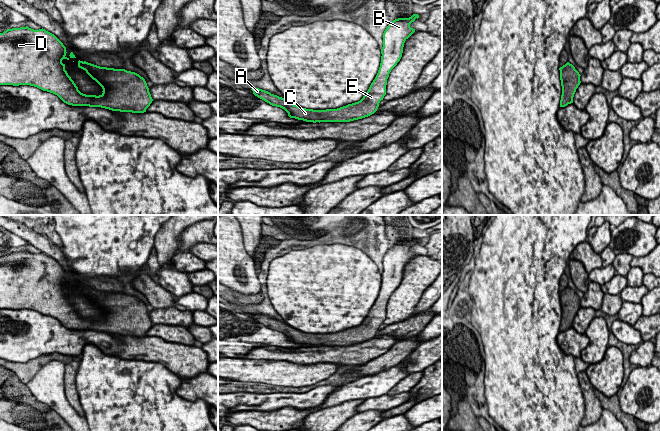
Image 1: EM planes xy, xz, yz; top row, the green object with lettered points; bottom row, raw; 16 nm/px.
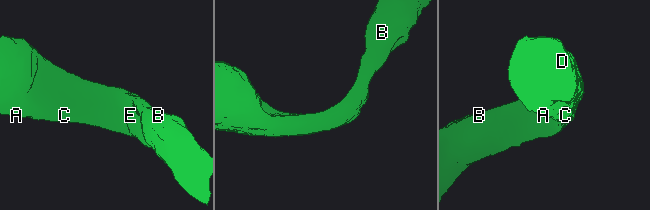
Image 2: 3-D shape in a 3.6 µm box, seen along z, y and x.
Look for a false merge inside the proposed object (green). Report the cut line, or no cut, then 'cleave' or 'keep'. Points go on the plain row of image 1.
no cut; keep

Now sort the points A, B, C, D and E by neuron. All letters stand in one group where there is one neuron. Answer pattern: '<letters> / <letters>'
A B C D E

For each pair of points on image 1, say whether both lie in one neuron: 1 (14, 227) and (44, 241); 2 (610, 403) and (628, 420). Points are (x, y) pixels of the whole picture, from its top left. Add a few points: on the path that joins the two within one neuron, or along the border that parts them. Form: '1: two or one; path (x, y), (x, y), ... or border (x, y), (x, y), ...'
1: one; path (21, 230), (37, 239)
2: one; path (615, 408), (623, 417)

